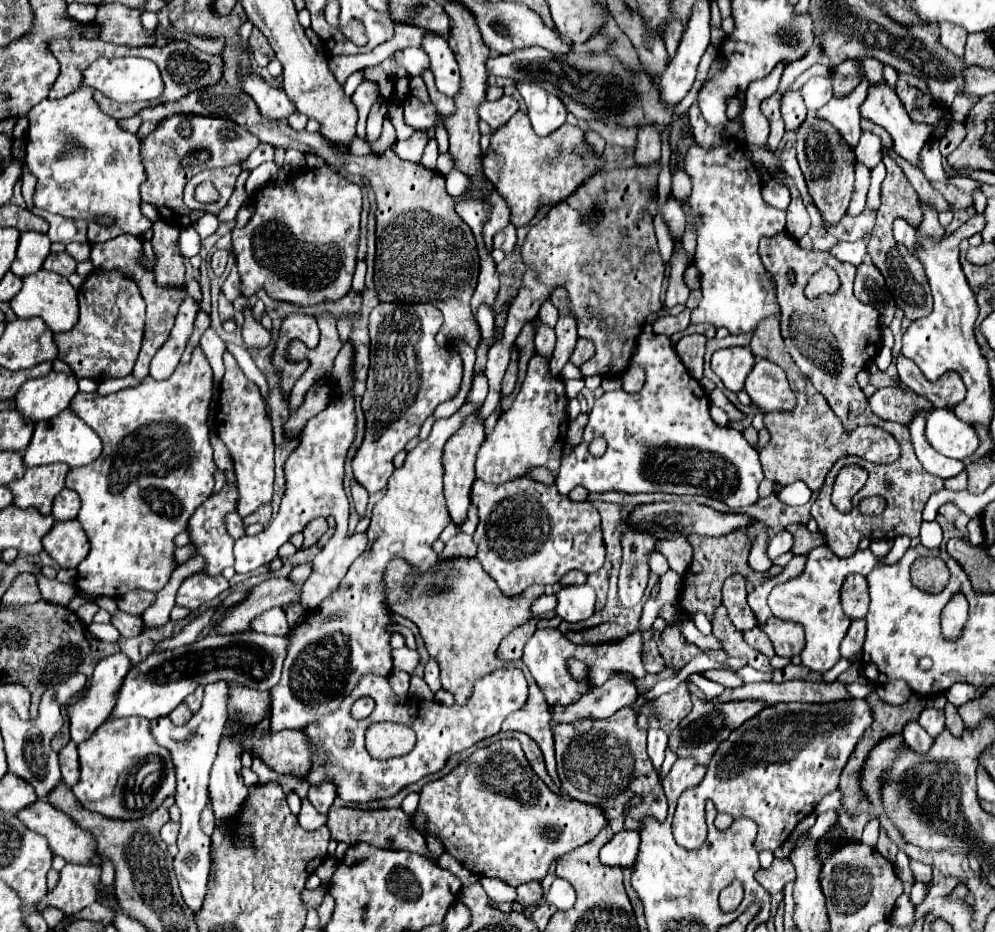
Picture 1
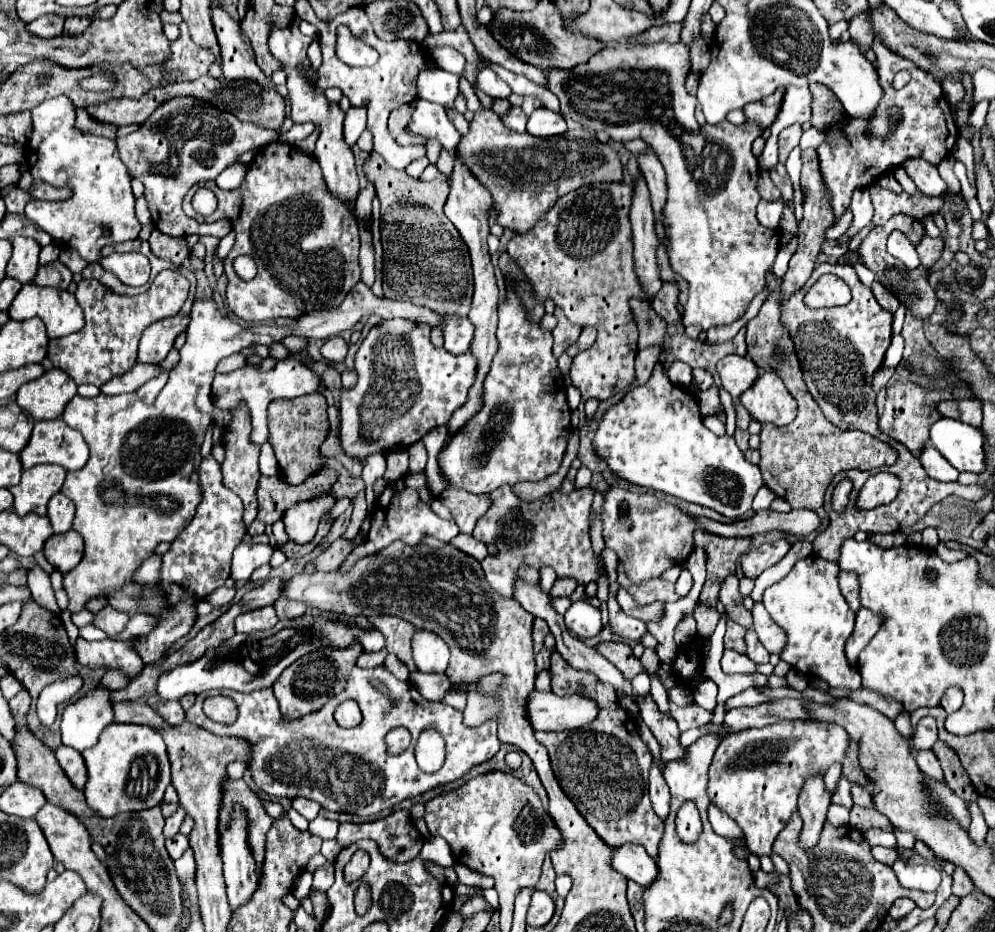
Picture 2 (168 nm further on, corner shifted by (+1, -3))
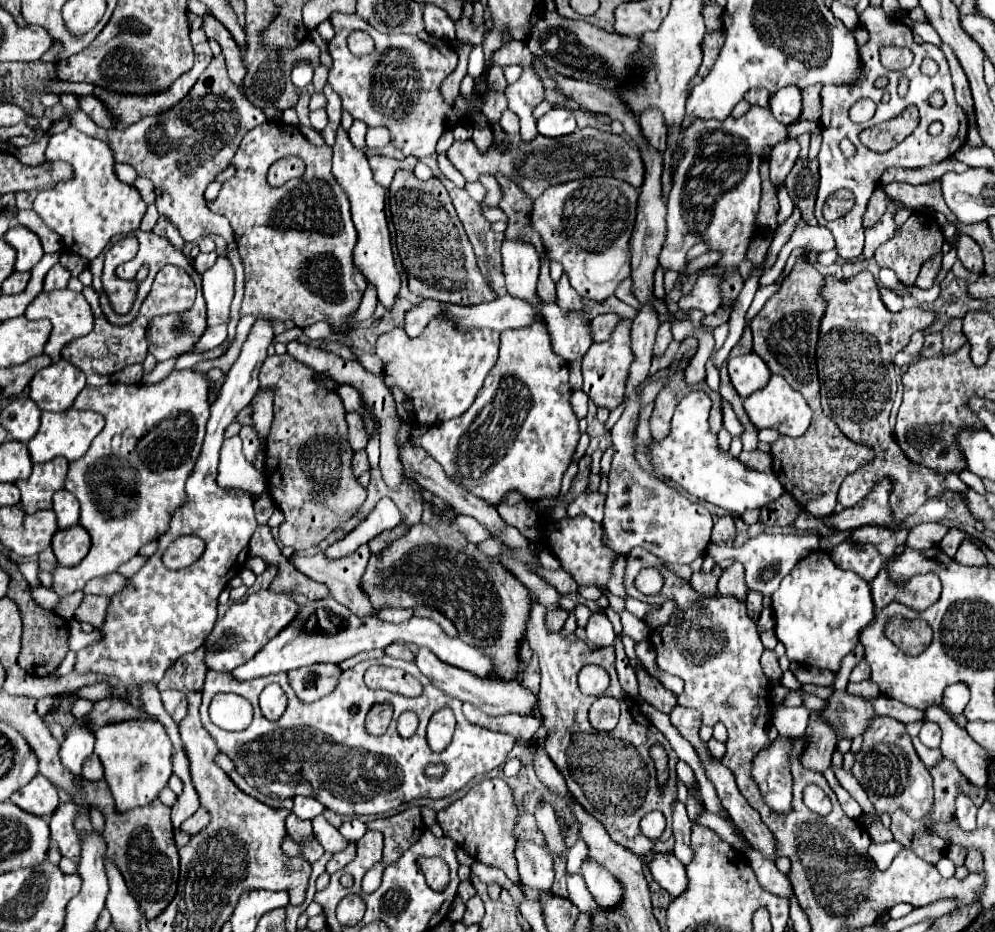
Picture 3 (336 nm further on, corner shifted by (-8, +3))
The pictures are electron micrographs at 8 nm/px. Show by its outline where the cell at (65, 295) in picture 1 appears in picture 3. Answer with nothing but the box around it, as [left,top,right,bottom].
[25,289,93,363]

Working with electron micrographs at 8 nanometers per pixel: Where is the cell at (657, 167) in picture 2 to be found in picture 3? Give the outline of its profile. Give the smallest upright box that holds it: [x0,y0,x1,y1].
[639,109,667,151]

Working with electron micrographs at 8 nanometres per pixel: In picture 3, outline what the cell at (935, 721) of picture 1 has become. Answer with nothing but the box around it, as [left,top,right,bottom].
[919,721,941,749]

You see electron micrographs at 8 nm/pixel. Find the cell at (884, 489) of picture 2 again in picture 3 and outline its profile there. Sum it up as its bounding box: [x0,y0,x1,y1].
[827,481,895,531]

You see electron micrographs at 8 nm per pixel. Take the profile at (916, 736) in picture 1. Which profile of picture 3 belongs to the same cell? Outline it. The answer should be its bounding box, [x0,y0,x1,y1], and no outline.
[955,793,977,831]

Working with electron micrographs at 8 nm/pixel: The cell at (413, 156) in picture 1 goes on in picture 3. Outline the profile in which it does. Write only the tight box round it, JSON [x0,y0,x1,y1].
[327,13,483,157]

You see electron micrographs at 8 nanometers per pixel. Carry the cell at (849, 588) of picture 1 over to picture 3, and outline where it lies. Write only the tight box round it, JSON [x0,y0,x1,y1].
[831,543,883,581]

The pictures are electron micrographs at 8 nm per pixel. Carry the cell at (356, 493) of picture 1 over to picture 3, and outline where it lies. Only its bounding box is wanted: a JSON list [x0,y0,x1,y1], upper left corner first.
[347,413,367,451]

